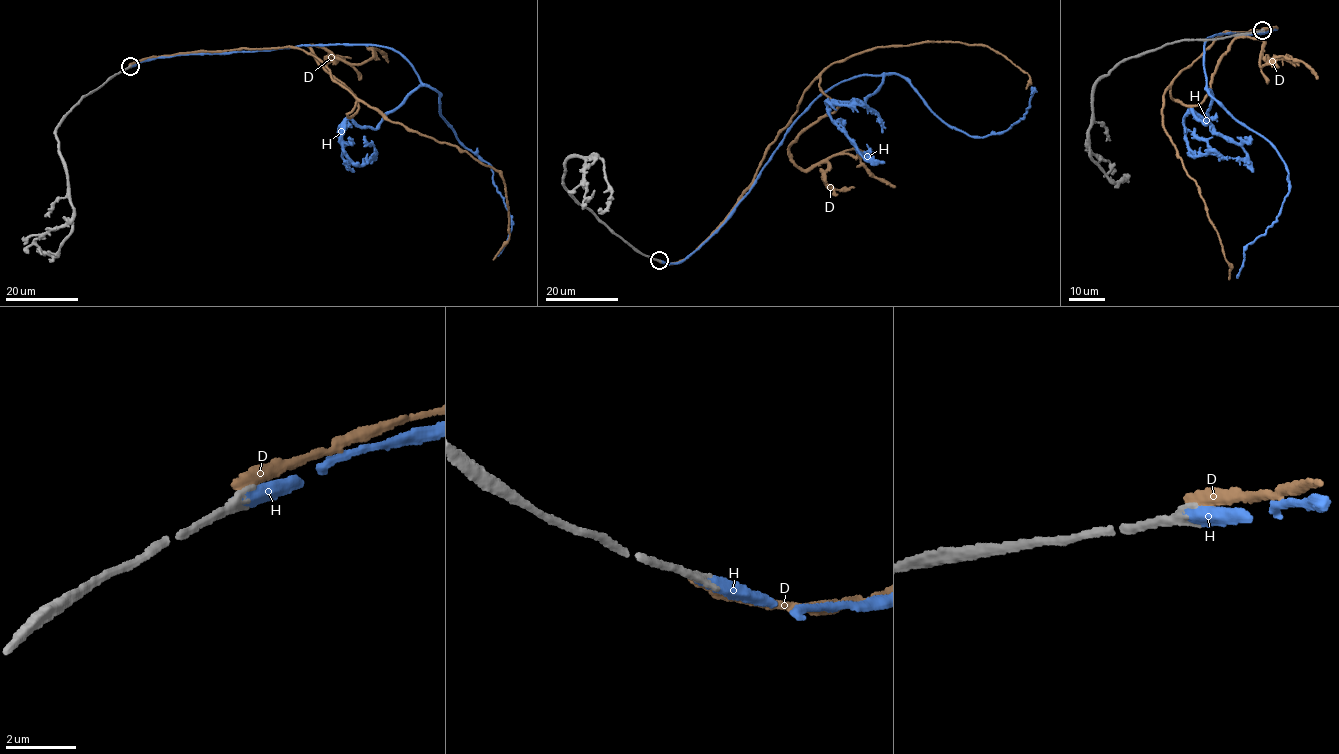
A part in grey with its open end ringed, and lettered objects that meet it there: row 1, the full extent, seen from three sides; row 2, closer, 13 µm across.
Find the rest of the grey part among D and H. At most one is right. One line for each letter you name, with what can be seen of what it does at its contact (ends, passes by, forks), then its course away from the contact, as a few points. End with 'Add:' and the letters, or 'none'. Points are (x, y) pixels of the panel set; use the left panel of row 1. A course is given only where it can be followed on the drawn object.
H: it ends | via (129, 66), (303, 45), (394, 49), (435, 89), (439, 111), (459, 141), (490, 165), (512, 220), (497, 256)
Add: H

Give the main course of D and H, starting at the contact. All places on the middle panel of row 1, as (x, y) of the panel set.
D: (659, 260), (708, 239), (819, 76), (838, 106), (790, 159), (809, 169), (855, 149), (895, 186)
H: (658, 260), (682, 261), (710, 238), (793, 124), (844, 81), (898, 74), (973, 136), (1010, 128), (1032, 93)

